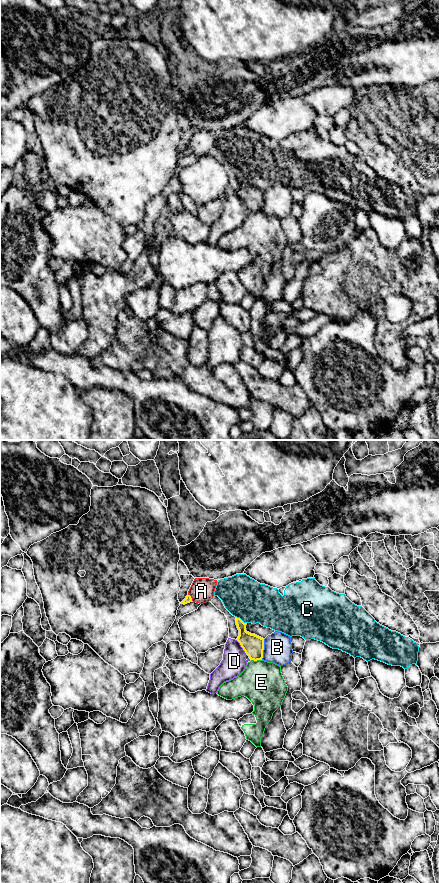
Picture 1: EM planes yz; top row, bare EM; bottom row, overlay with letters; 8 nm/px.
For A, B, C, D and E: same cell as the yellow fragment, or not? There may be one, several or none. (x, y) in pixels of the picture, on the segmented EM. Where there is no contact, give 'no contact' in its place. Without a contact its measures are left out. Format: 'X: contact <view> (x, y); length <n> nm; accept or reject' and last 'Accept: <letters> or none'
A: contact yz (190, 597); length 70 nm; reject
B: contact yz (263, 649); length 170 nm; reject
C: contact yz (240, 619); length 110 nm; reject
D: contact yz (241, 646); length 140 nm; reject
E: contact yz (256, 660); length 90 nm; reject
Accept: none

